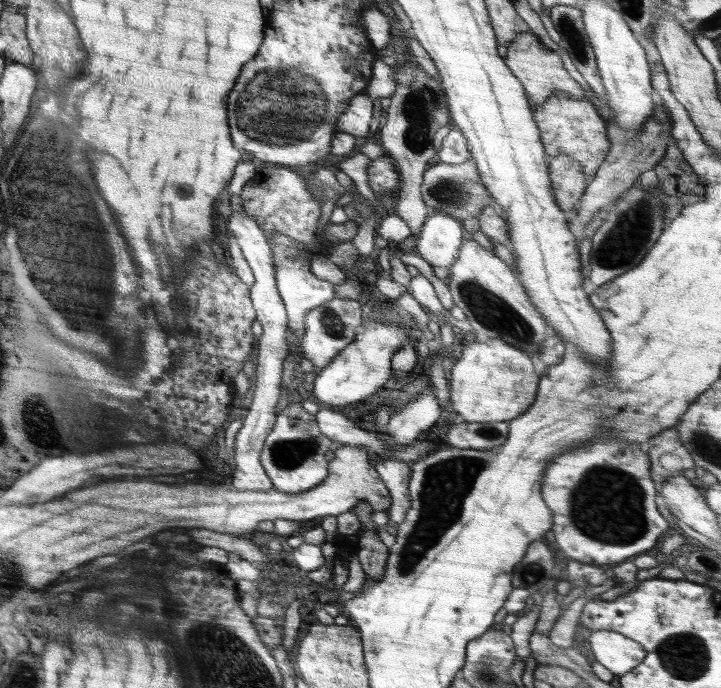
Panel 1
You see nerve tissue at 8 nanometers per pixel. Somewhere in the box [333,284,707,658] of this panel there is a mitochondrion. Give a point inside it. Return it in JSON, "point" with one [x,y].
{"point":[446,485]}

